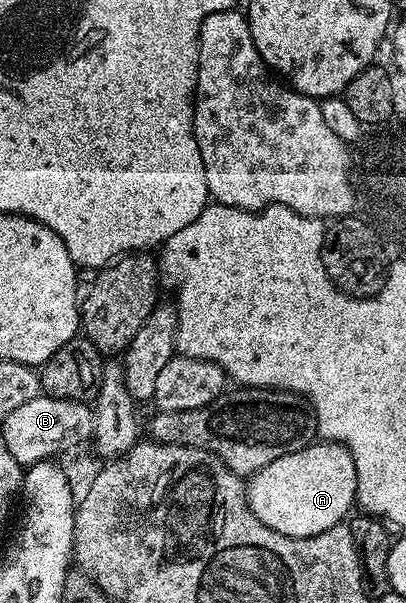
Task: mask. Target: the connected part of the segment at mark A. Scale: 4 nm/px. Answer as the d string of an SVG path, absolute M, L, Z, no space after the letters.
M321 440L290 455L282 455L274 463L266 463L262 471L247 478L246 488L250 511L266 527L291 537L313 537L341 524L353 512L351 509L356 505L354 459L346 446Z

